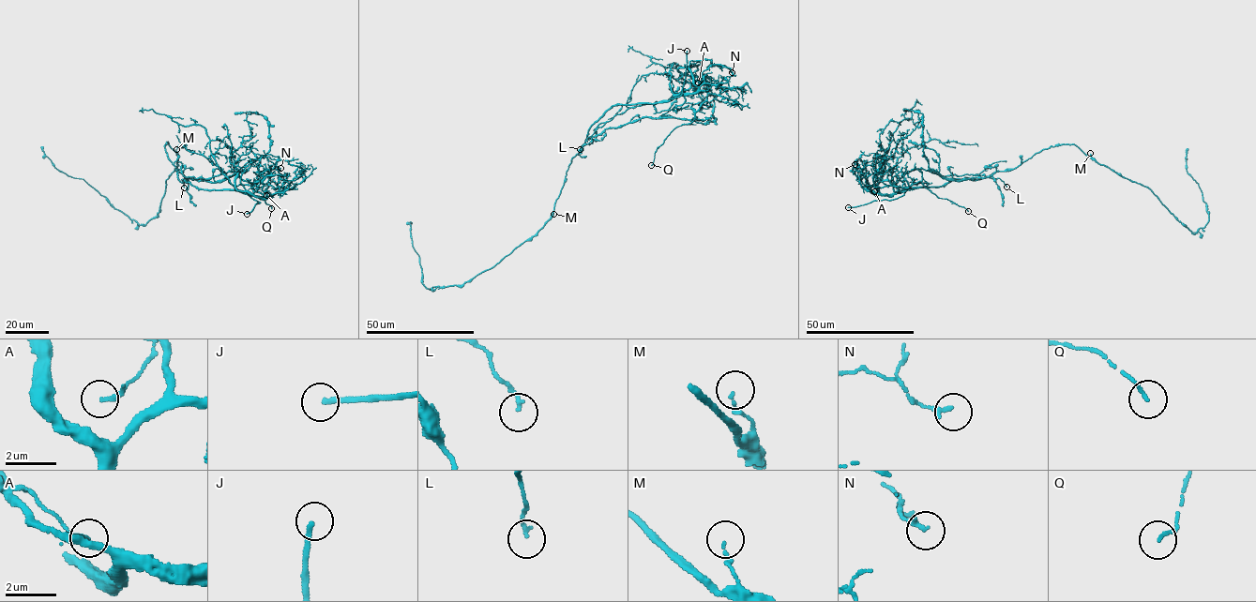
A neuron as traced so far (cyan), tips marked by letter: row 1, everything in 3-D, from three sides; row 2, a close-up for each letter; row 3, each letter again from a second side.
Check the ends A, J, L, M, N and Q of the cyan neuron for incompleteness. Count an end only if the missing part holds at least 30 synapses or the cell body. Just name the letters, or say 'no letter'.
J

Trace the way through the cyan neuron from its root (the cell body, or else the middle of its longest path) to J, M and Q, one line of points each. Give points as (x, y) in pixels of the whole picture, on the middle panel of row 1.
J: (570, 163), (590, 127), (613, 105), (656, 104), (680, 96), (685, 79), (687, 51)
M: (570, 163), (553, 214)
Q: (570, 163), (590, 127), (613, 105), (656, 104), (706, 93), (694, 119), (672, 131), (651, 165)

